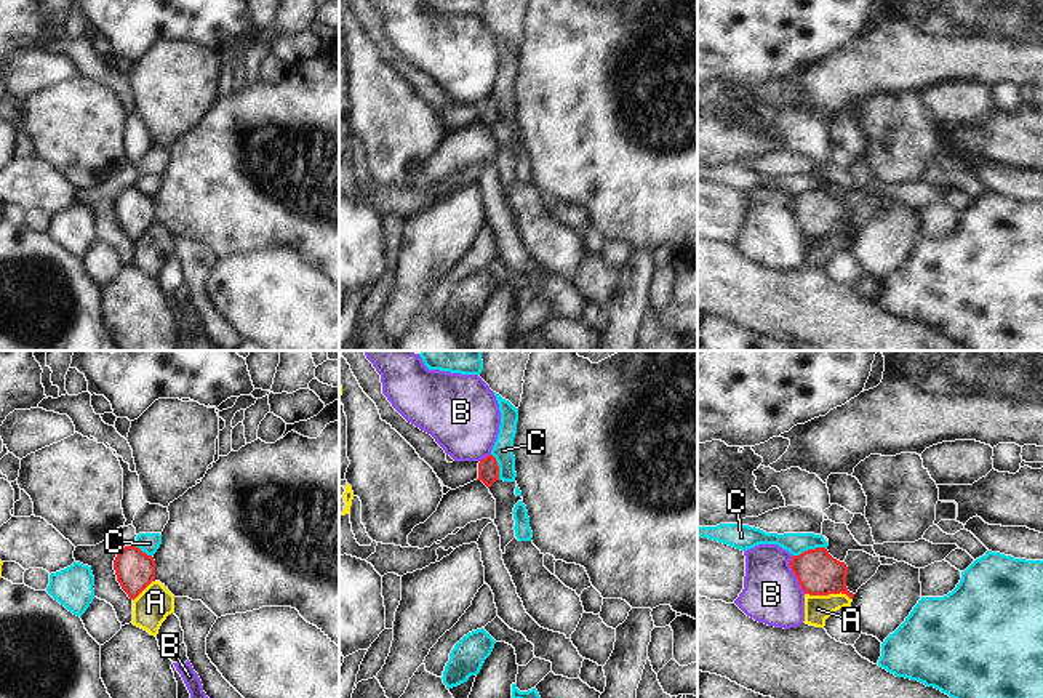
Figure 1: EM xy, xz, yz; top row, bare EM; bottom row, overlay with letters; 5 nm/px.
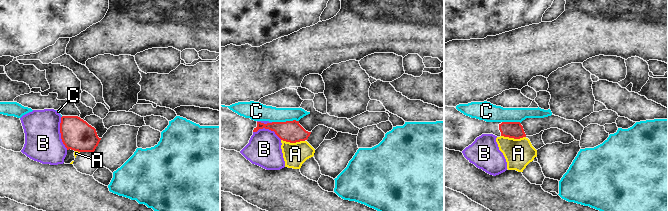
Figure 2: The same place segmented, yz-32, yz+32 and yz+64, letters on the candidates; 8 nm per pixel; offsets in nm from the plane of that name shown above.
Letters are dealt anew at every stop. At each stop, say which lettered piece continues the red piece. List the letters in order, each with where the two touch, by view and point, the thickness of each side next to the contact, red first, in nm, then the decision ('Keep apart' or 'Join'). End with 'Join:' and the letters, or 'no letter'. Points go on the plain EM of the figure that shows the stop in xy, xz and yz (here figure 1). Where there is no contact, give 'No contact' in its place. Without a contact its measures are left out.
A: Touches red at yz (829, 234). Thickness 220 nm (red) against 140 nm. Keep apart
B: Touches red at yz (795, 216). Thickness 220 nm (red) against 300 nm. Keep apart
C: Touches red at yz (810, 191). Thickness 220 nm (red) against 110 nm. Keep apart
Join: no letter

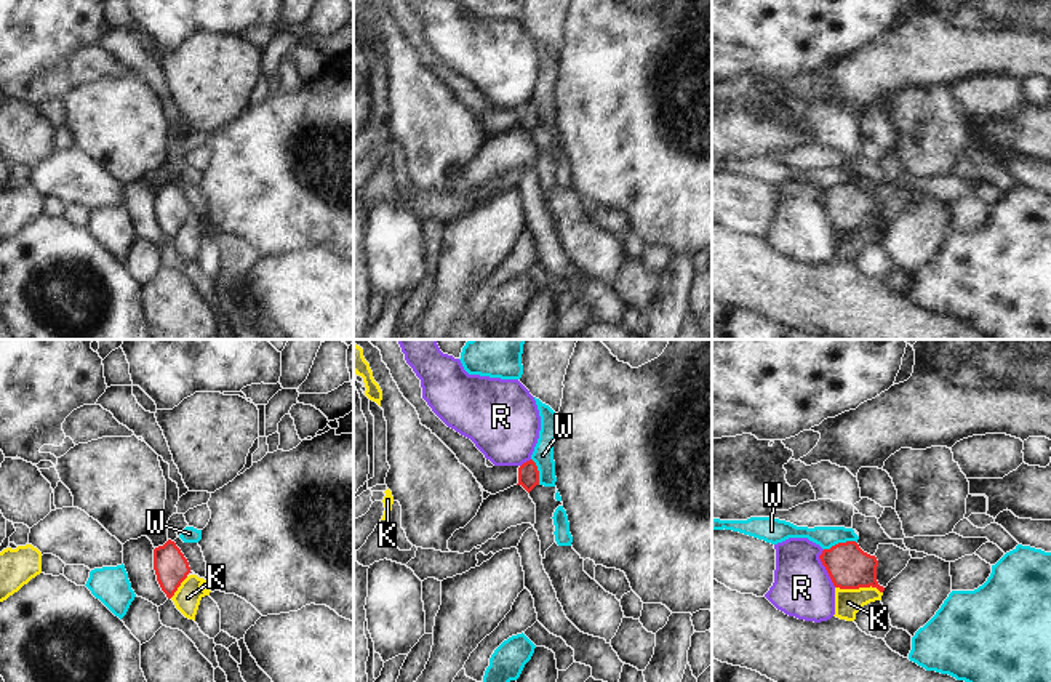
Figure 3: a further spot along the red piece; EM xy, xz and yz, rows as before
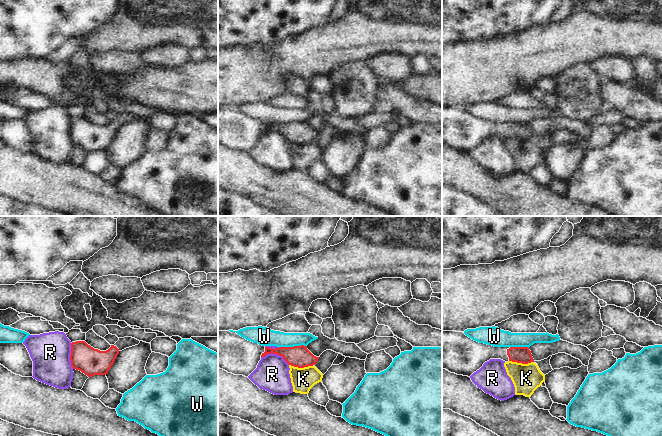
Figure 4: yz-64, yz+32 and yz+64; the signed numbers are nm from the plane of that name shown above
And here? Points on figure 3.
K: Touches red at yz (859, 228). Thickness 220 nm (red) against 140 nm. Keep apart
R: Touches red at yz (826, 210). Thickness 220 nm (red) against 300 nm. Keep apart
W: Touches red at yz (840, 184). Thickness 220 nm (red) against 110 nm. Keep apart
Join: no letter

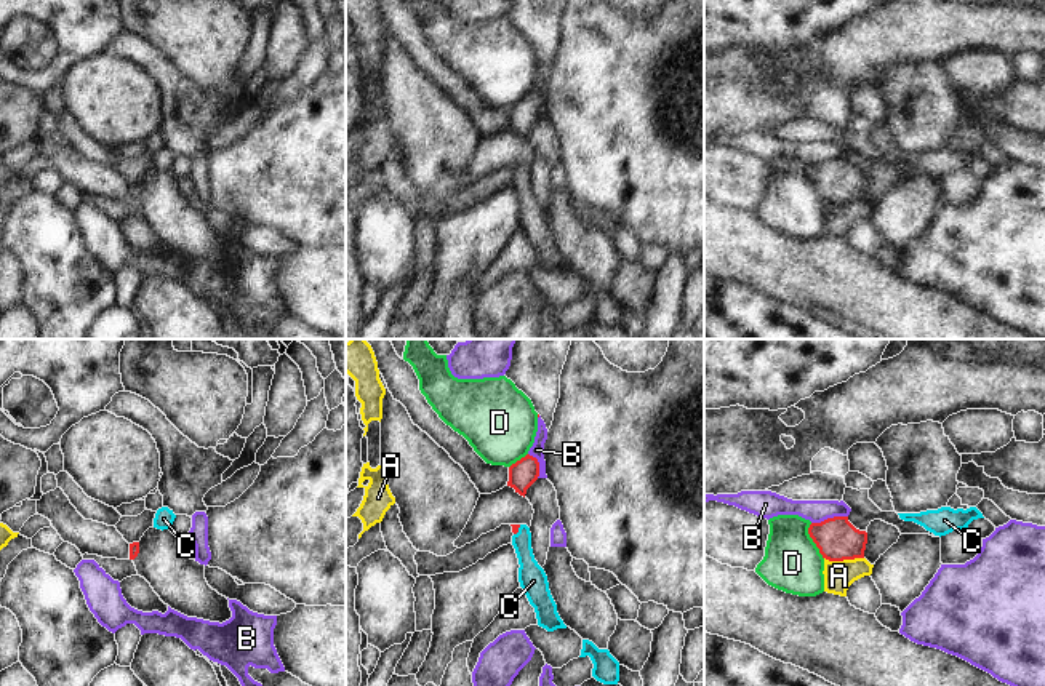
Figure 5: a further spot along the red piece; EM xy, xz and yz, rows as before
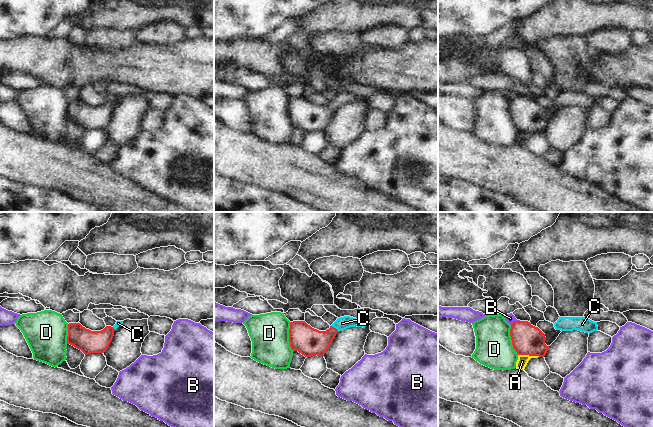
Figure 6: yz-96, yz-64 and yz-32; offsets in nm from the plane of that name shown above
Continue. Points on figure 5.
A: Touches red at yz (844, 200). Thickness 220 nm (red) against 150 nm. Keep apart
B: Touches red at yz (829, 160). Thickness 220 nm (red) against 110 nm. Keep apart
C: Touches red at xz (517, 171). Thickness 30 nm (red) against 140 nm. Join
D: Touches red at yz (813, 183). Thickness 220 nm (red) against 300 nm. Keep apart
Join: C

